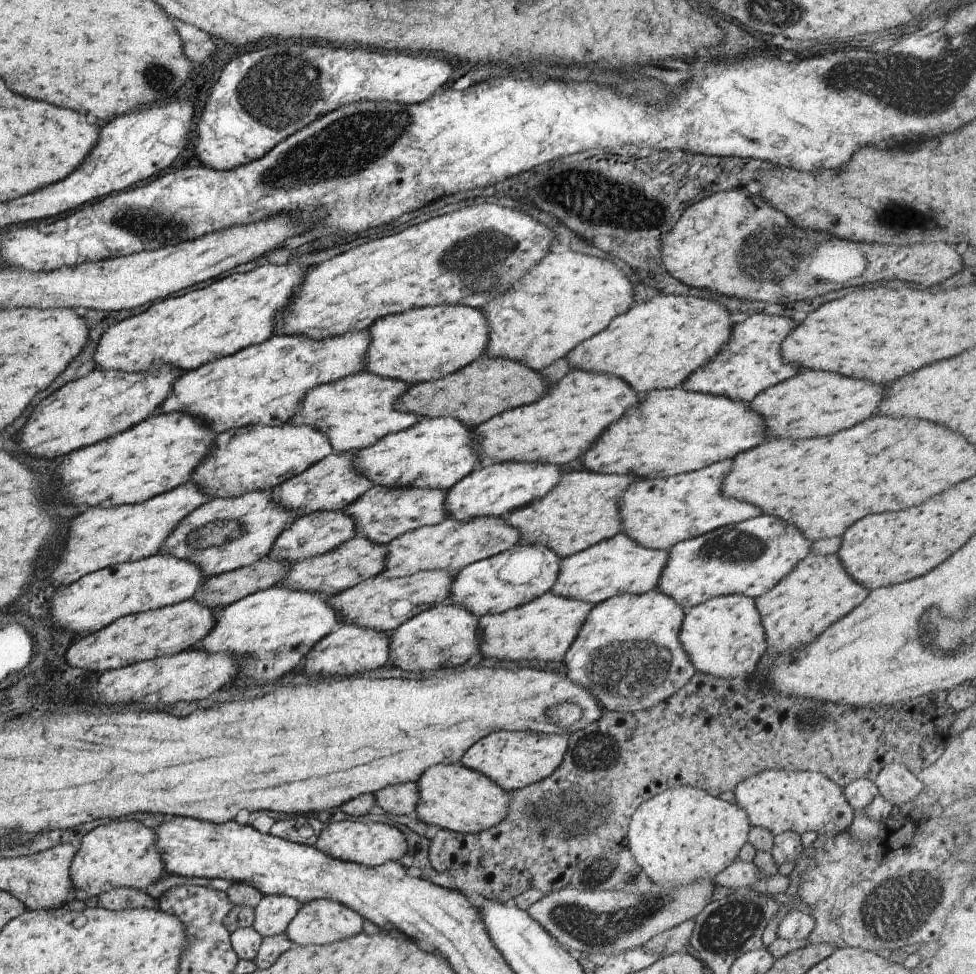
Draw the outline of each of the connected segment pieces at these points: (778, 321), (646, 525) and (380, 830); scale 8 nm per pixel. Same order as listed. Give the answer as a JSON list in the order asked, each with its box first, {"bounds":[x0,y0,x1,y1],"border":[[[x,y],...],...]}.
[{"bounds":[679,313,799,403],"border":[[[757,313],[732,324],[728,341],[714,357],[689,373],[679,387],[748,403],[758,392],[791,378],[799,371],[795,365],[783,362],[780,355],[781,341],[798,323],[795,318]]]},{"bounds":[616,459,762,551],"border":[[[725,459],[665,478],[634,477],[616,498],[619,532],[646,549],[667,551],[676,542],[762,514],[756,506],[725,498],[721,494],[721,483],[731,465],[732,460]]]},{"bounds":[314,820,406,867],"border":[[[341,820],[324,825],[317,835],[314,847],[333,858],[374,867],[384,862],[398,862],[405,854],[406,842],[402,832],[393,826],[383,823]]]}]

